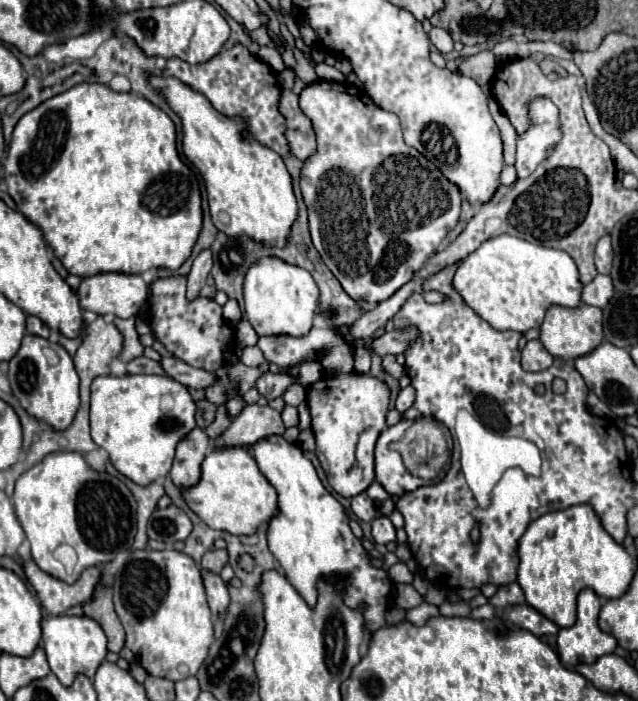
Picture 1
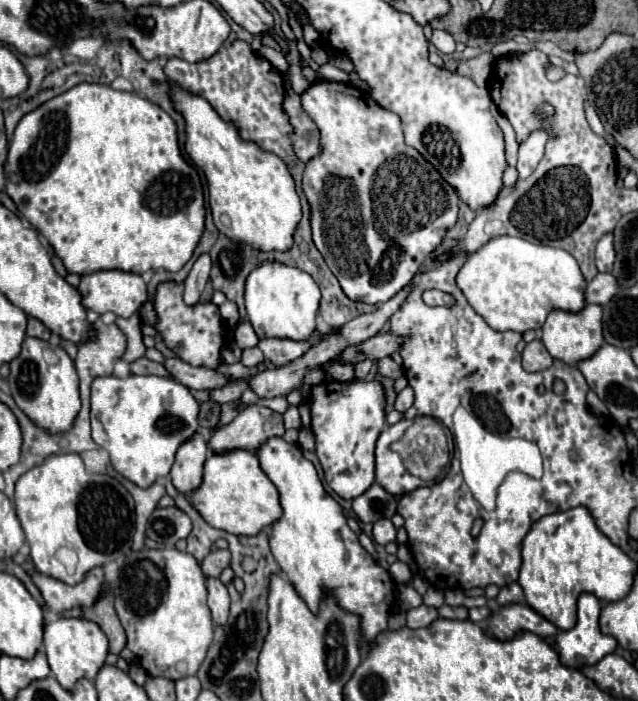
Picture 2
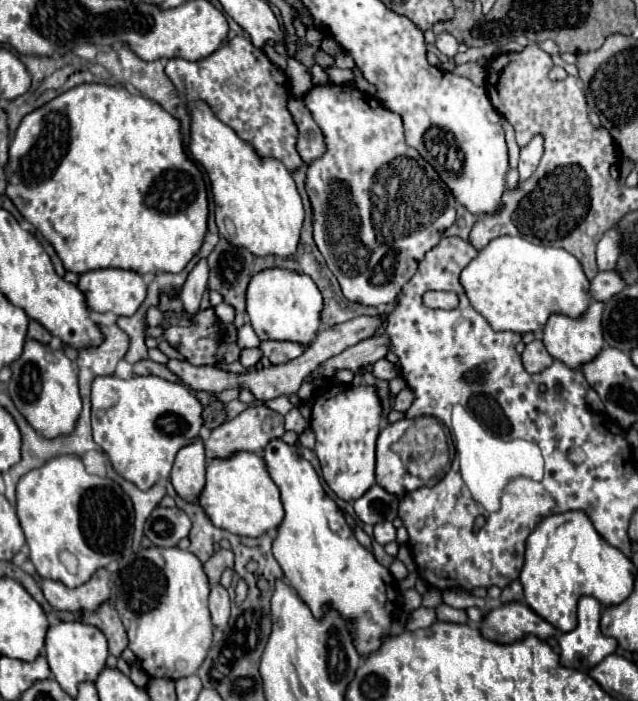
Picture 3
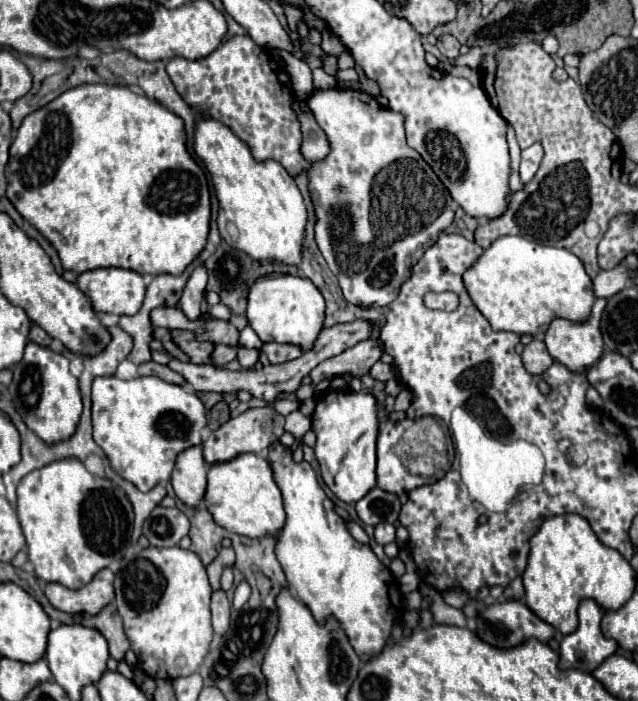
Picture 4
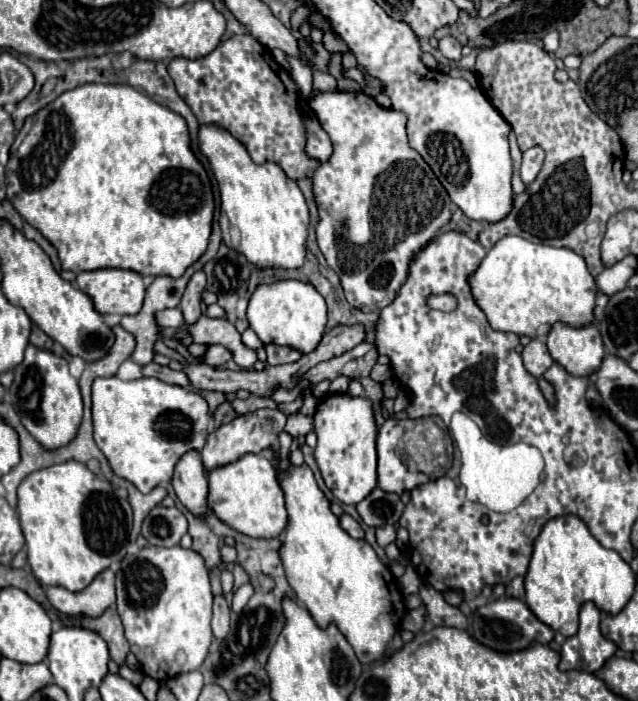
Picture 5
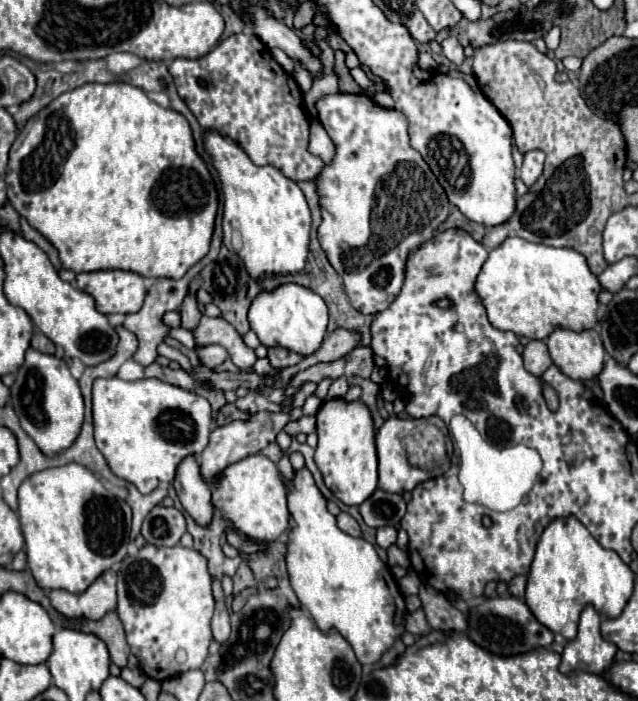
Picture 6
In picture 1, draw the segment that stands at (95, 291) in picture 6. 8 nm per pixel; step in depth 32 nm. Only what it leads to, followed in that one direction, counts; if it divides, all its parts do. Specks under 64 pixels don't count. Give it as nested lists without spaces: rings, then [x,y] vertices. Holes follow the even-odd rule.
[[[96,274],[84,278],[78,288],[82,310],[96,314],[114,314],[132,318],[140,312],[148,298],[148,284],[136,274]]]

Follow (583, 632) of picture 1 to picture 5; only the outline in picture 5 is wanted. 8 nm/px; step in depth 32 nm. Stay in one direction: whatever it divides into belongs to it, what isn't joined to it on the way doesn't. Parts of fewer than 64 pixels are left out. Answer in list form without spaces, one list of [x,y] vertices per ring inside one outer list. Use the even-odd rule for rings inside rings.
[[[584,602],[580,608],[580,626],[578,632],[564,640],[560,650],[560,668],[584,668],[588,672],[596,672],[608,656],[616,652],[616,644],[606,640],[600,632],[602,612],[592,602]]]

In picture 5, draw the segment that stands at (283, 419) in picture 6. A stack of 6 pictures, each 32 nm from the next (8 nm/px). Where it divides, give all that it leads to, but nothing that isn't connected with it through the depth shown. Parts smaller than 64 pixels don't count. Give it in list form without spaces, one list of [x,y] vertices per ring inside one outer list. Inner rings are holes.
[[[272,408],[246,412],[246,414],[238,416],[238,418],[234,418],[232,422],[222,424],[218,430],[214,430],[208,436],[208,440],[206,440],[206,444],[204,444],[202,452],[200,452],[206,470],[214,470],[218,466],[230,464],[230,462],[238,460],[244,454],[260,454],[260,452],[268,450],[270,446],[274,446],[278,442],[278,436],[284,430],[284,424],[286,424],[286,416],[282,412],[278,412],[278,410],[272,410]]]

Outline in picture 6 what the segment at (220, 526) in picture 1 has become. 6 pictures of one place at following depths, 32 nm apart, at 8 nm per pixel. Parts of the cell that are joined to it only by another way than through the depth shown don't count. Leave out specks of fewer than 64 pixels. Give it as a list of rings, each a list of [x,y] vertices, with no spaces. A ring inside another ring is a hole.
[[[252,454],[244,460],[226,466],[212,478],[212,506],[238,532],[254,540],[276,540],[290,524],[286,506],[286,486],[276,464],[264,454]]]

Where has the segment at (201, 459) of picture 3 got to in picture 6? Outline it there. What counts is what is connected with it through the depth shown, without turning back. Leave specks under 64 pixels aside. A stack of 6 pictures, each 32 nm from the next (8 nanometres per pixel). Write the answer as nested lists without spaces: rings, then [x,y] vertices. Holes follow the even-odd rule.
[[[186,456],[174,476],[174,490],[184,506],[184,510],[202,526],[210,524],[212,518],[212,496],[210,496],[210,484],[200,474],[200,464],[196,456]]]

